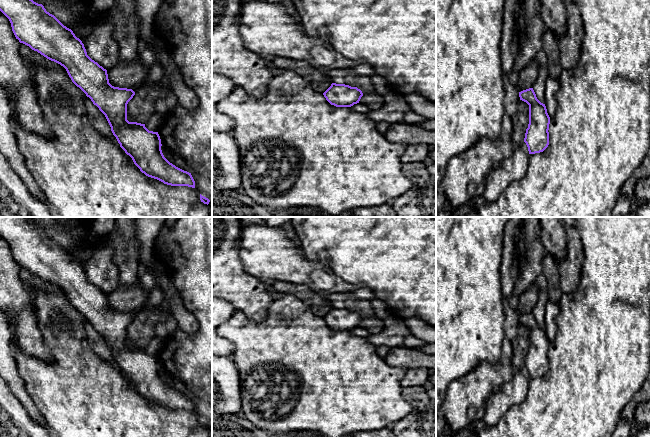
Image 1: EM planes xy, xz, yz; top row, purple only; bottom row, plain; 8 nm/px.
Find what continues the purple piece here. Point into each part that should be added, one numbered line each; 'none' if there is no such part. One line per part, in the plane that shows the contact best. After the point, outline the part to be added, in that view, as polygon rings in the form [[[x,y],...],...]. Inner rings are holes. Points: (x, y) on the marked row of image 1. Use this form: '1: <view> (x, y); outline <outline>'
none

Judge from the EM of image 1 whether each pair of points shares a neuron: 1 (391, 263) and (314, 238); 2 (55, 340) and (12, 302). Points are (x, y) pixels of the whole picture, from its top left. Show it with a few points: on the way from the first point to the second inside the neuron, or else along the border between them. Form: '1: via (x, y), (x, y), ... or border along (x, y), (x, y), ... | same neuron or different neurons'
1: via (372, 244), (366, 238), (333, 238) | same neuron
2: border along (33, 301), (37, 325), (47, 345) | different neurons

